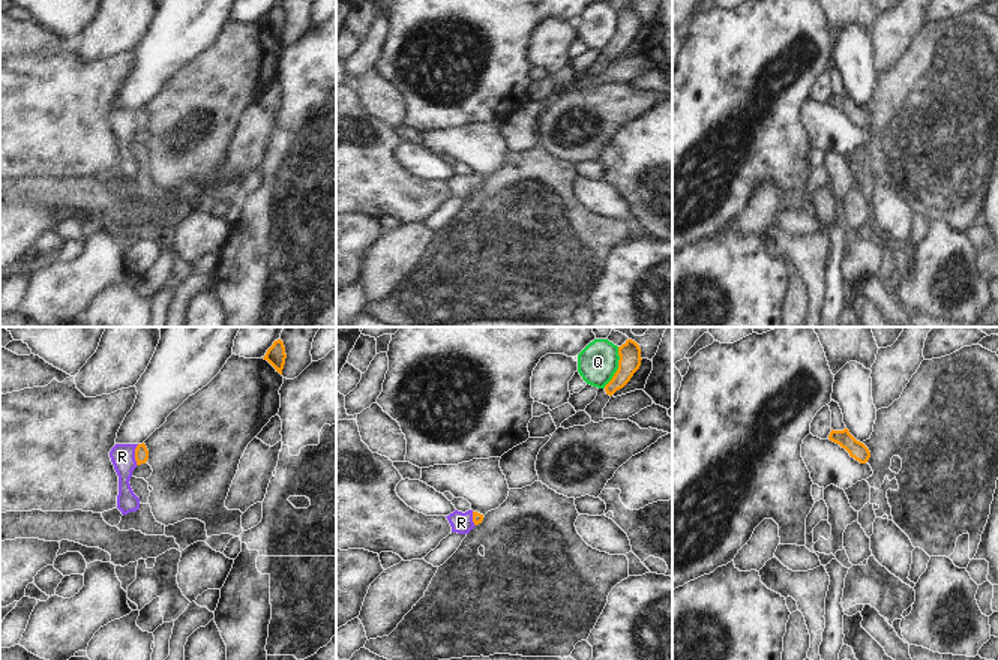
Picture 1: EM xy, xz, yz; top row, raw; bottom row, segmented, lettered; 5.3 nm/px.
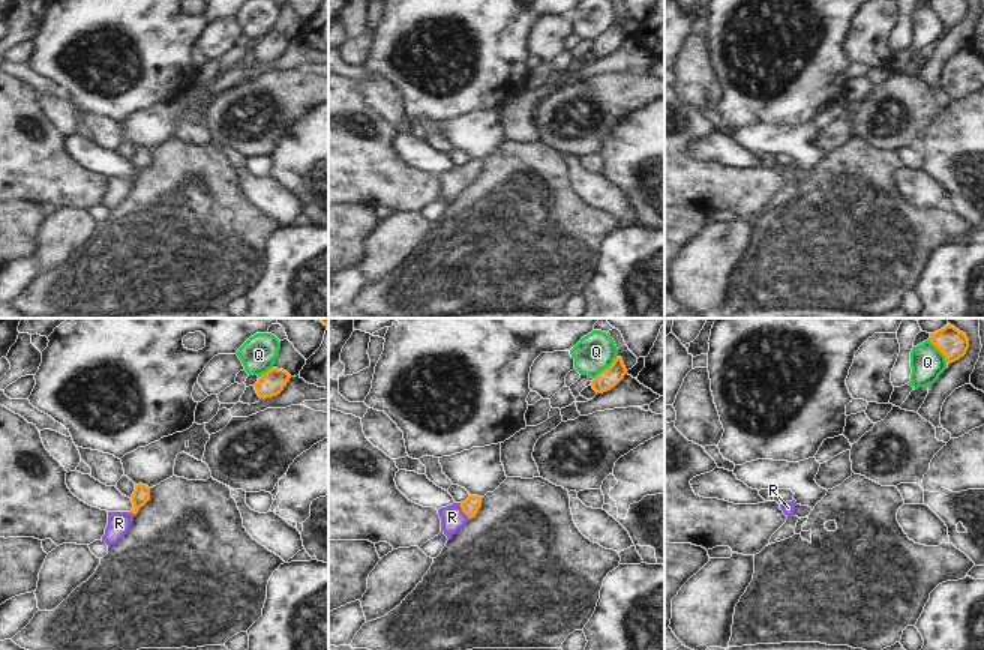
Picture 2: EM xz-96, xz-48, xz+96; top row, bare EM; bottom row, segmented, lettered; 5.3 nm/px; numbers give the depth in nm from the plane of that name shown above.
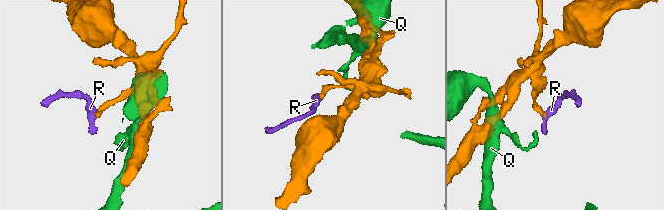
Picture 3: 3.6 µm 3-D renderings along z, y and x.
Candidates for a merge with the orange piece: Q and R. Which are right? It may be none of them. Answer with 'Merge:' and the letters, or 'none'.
Merge: R

